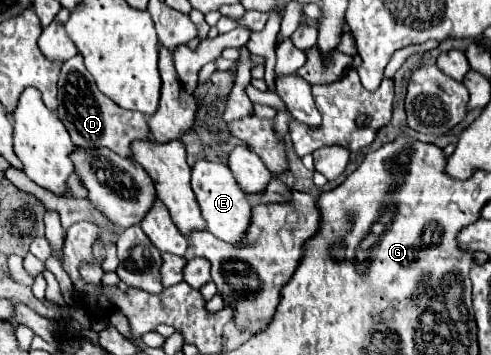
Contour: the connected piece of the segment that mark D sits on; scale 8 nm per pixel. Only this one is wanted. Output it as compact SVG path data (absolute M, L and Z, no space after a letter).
M75 55L73 59L65 61L59 75L59 109L57 115L67 127L71 139L79 147L109 147L111 151L119 155L131 155L129 143L135 139L149 137L149 127L139 111L127 111L119 109L115 101L111 101L107 95L103 95L91 73L83 65L83 57Z

